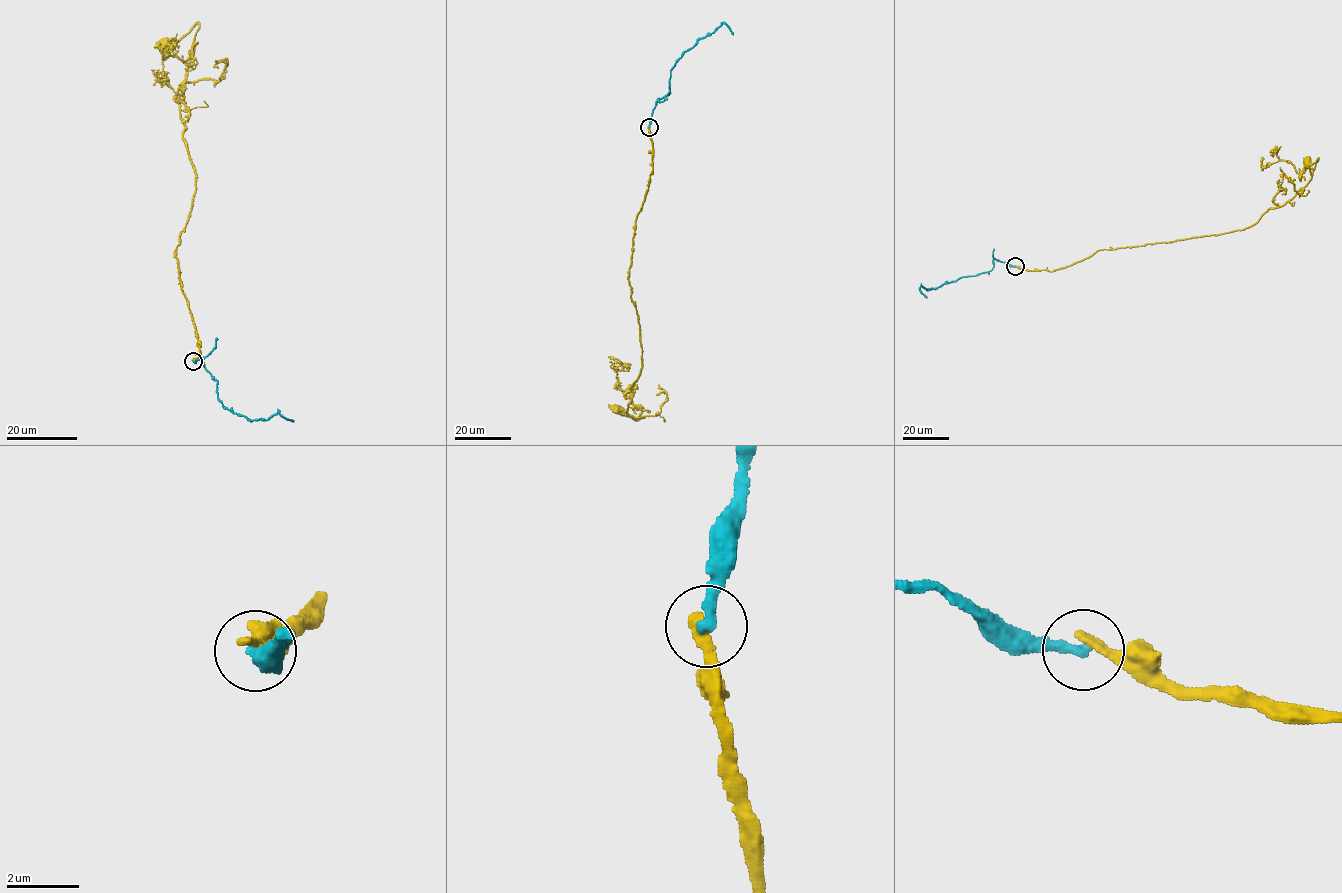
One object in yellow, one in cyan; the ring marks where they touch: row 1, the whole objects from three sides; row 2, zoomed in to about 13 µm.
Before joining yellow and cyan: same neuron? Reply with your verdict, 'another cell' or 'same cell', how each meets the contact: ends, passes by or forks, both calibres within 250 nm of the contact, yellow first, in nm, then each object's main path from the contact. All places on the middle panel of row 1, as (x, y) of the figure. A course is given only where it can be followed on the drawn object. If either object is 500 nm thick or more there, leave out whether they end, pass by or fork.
another cell; yellow ends there; cyan ends there; 300 nm thick on the yellow side, 280 nm on the other; yellow runs (649, 127), (652, 174), (637, 215), (628, 281), (642, 368), (627, 414), (645, 417), (618, 409); cyan runs (649, 127), (657, 99), (660, 102), (669, 90), (670, 70), (675, 61), (721, 24), (725, 24), (733, 34)

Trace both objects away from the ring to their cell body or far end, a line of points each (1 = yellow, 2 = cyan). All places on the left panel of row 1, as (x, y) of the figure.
1: (194, 360), (200, 343), (175, 250), (191, 213), (196, 175), (183, 138), (178, 87), (199, 24), (166, 49)
2: (194, 361), (202, 359), (217, 382), (217, 397), (223, 407), (251, 421), (266, 420), (278, 412), (294, 421)

